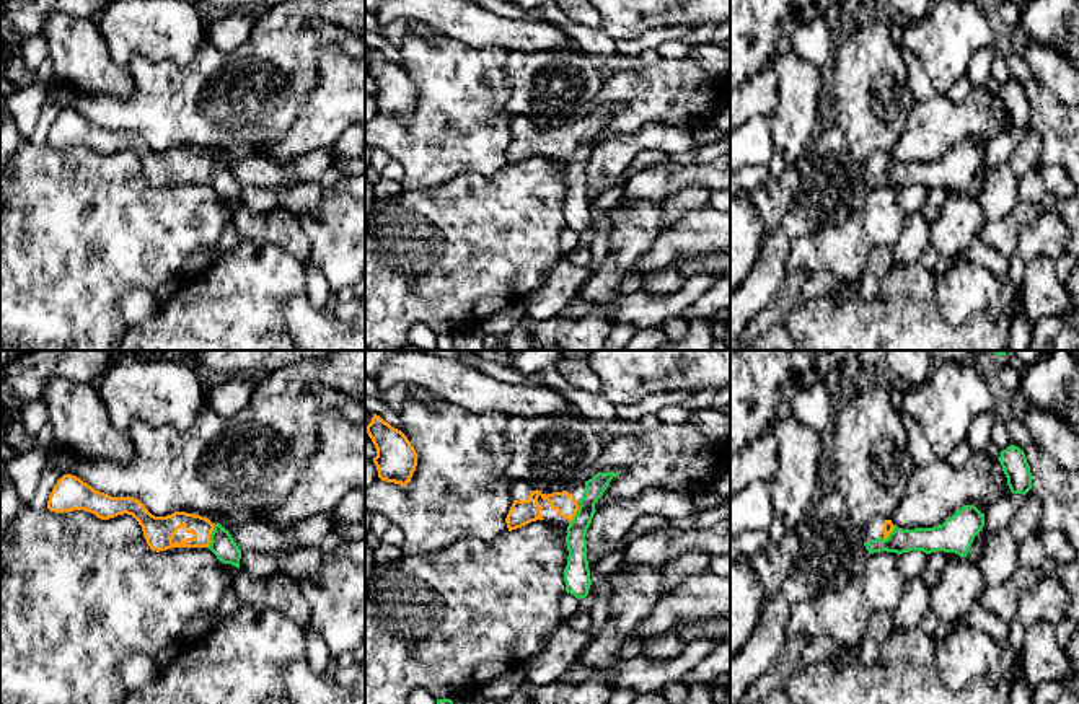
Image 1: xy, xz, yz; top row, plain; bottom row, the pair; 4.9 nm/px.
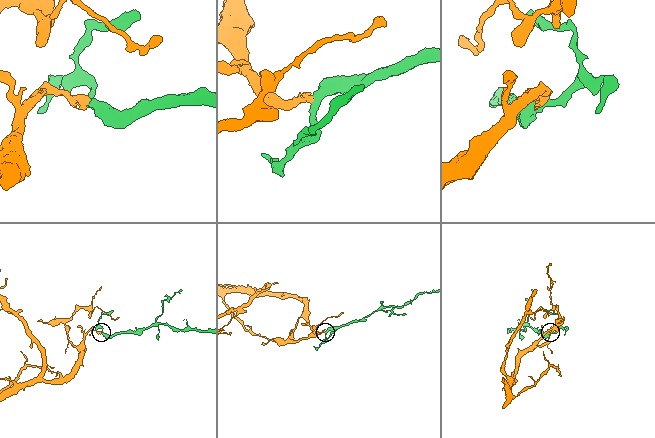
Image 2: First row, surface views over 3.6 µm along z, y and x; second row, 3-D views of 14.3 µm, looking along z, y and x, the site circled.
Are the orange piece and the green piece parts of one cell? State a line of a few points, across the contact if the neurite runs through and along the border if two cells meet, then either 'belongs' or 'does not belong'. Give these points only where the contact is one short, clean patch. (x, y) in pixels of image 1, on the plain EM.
xy (158, 167), (191, 157), (209, 171), (222, 180) | belongs

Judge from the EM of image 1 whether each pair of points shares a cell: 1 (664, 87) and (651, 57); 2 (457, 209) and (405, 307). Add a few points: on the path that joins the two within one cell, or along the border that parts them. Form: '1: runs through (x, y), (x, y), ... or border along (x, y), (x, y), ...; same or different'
1: border along (660, 57), (654, 64), (646, 66); different
2: runs through (457, 233), (457, 250), (424, 282); same

